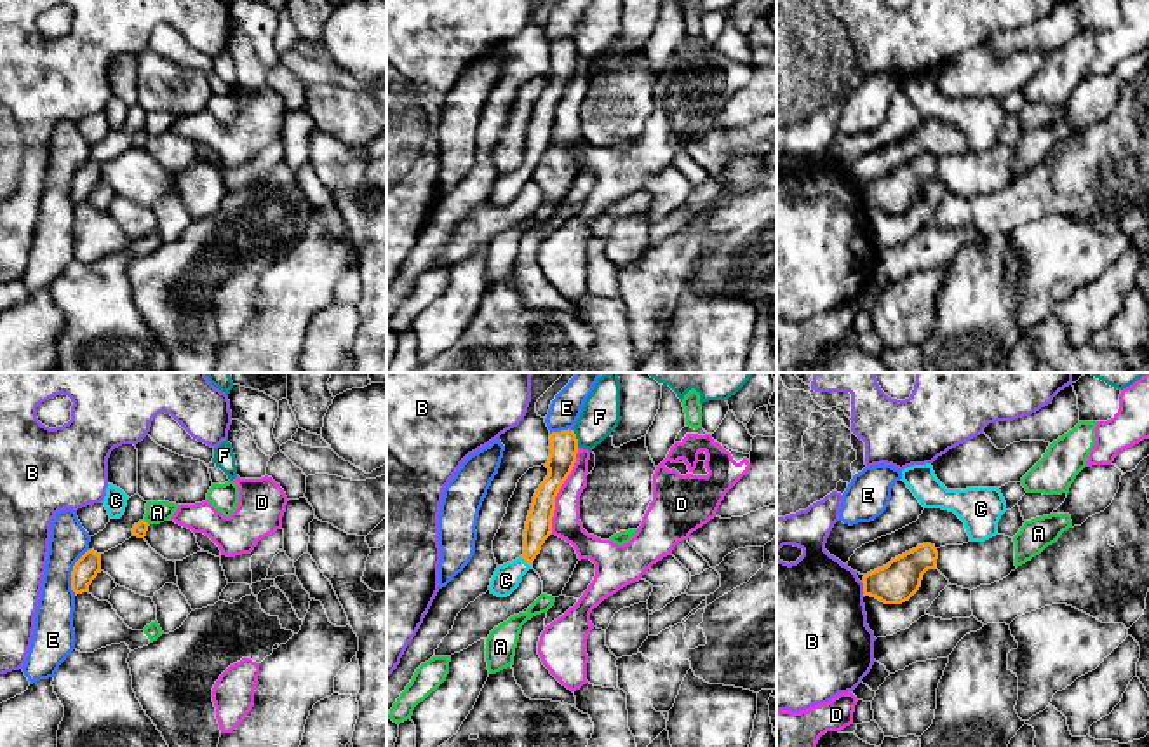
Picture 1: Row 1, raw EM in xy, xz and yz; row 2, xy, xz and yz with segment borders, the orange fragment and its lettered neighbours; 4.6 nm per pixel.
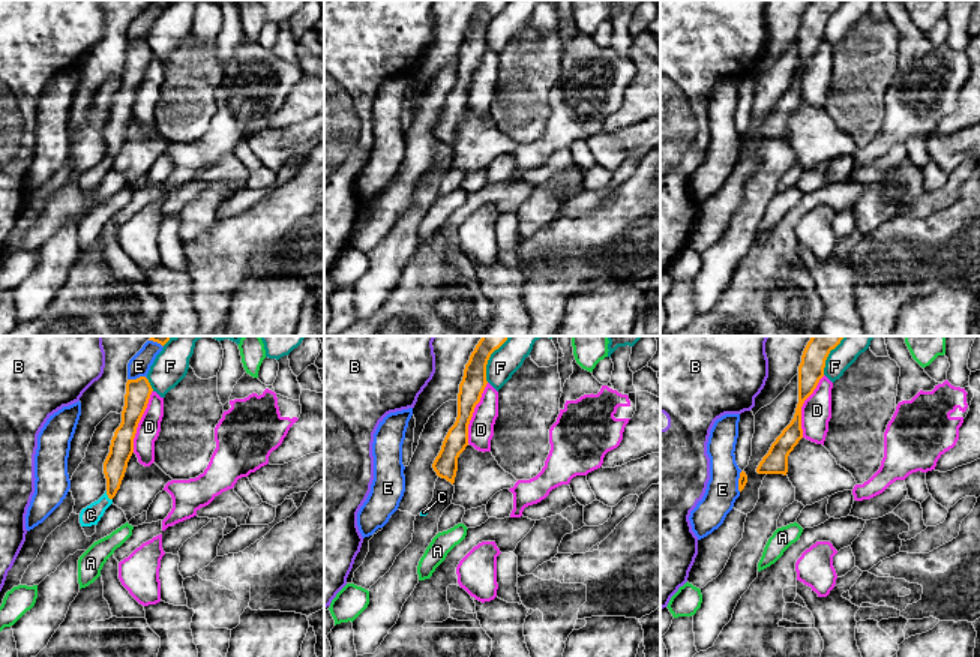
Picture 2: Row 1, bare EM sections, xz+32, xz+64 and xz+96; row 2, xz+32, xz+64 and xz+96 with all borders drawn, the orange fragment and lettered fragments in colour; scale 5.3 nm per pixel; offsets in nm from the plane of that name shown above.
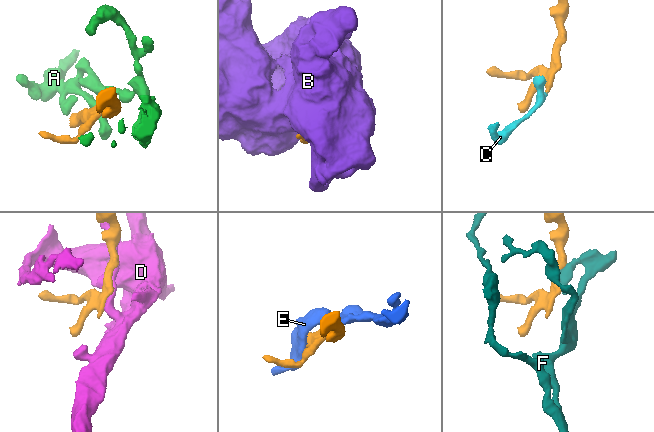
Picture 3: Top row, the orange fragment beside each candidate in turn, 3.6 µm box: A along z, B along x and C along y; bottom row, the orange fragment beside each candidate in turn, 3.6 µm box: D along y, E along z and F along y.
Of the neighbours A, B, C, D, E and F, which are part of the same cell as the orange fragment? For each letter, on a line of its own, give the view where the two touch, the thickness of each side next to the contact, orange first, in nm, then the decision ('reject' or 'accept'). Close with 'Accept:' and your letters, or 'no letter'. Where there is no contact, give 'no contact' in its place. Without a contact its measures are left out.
A: xy | 70/100 nm | reject
B: yz | 190/460 nm | reject
C: xz | 130/120 nm | accept
D: xz | 130/140 nm | reject
E: xy | 110/180 nm | reject
F: xz | 130/180 nm | reject
Accept: C

